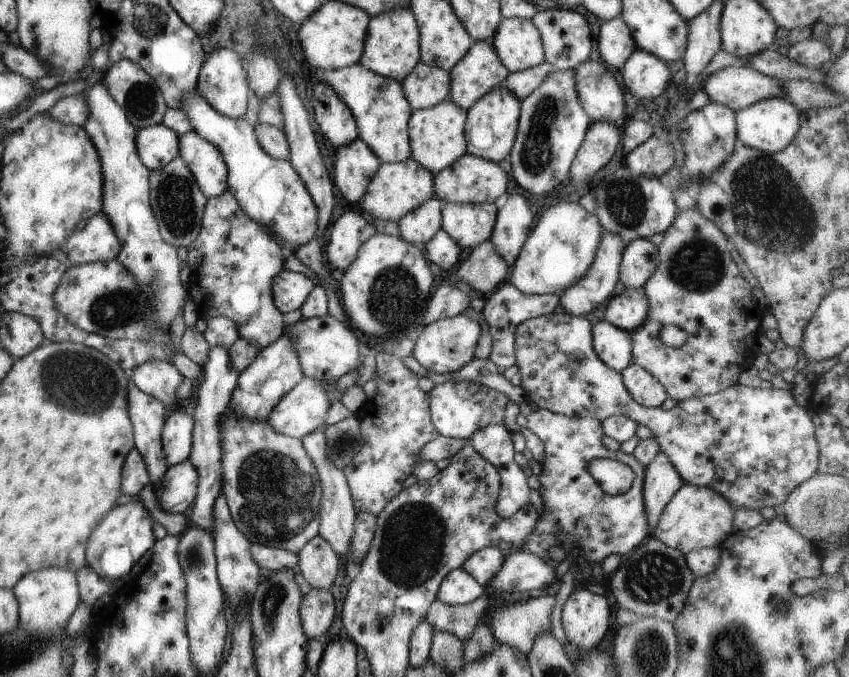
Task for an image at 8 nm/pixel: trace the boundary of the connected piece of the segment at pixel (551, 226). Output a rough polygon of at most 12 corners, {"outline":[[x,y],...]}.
{"outline":[[575,204],[542,212],[509,281],[560,293],[592,263],[603,228]]}

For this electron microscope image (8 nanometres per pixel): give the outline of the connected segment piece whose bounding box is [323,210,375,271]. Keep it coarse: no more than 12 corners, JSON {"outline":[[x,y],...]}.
{"outline":[[347,210],[331,226],[327,262],[344,271],[373,233],[367,215]]}

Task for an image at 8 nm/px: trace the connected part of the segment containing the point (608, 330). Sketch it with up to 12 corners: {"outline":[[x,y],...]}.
{"outline":[[605,320],[591,330],[596,355],[621,372],[632,361],[630,332]]}

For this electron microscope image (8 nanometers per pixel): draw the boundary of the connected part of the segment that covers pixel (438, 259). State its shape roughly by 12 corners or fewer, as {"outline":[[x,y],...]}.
{"outline":[[437,230],[423,245],[424,258],[447,272],[462,249]]}

